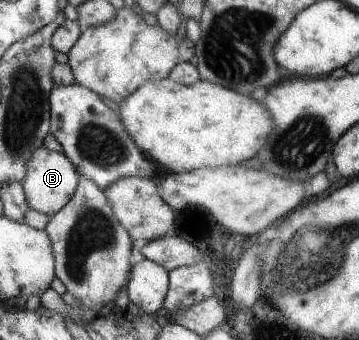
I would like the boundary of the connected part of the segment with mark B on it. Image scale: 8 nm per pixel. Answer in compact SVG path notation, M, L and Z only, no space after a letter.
M42 147L36 151L30 162L29 173L28 177L25 178L24 186L32 209L51 218L72 202L80 182L81 175L77 171L76 163L73 163L65 151L55 152Z

